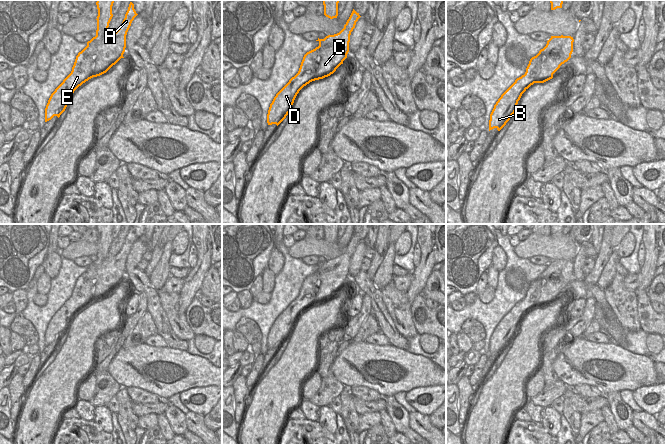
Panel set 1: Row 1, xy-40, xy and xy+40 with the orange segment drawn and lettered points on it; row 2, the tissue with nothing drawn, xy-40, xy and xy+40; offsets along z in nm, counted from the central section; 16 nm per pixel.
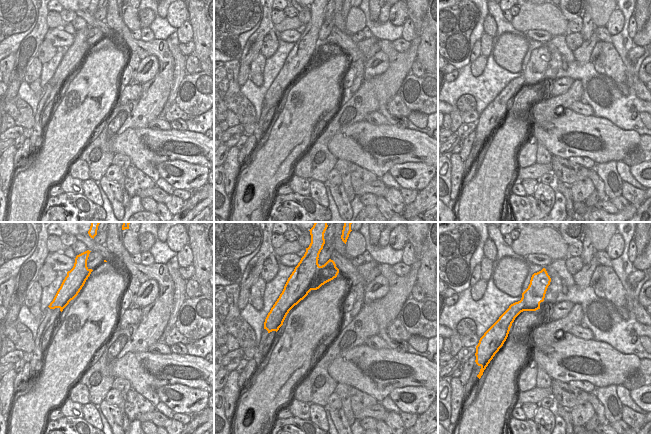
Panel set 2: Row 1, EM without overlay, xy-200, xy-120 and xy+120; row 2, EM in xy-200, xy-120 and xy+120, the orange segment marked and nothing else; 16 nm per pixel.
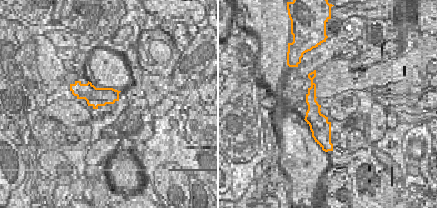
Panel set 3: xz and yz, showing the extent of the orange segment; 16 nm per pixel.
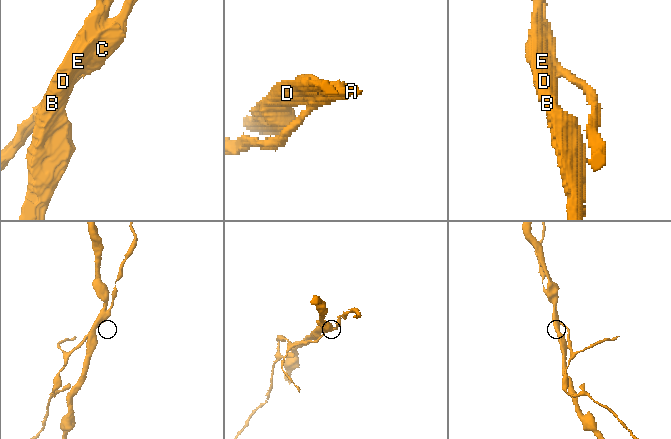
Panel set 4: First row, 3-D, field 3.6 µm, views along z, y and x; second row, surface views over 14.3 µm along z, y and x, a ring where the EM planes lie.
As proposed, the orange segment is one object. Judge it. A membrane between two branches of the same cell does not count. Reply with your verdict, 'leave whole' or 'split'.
split

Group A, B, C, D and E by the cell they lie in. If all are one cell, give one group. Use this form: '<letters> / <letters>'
A C / B D E

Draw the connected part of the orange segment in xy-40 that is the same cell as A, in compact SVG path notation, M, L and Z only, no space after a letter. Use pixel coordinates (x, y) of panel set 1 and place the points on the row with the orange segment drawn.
M130 2L125 18L119 29L112 34L107 34L101 40L100 46L98 47L99 54L95 60L95 68L92 71L92 78L106 73L121 58L124 58L126 35L132 21L137 15L134 4Z

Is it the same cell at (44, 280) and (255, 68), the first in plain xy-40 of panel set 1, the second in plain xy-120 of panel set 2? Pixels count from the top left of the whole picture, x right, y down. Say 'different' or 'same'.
same

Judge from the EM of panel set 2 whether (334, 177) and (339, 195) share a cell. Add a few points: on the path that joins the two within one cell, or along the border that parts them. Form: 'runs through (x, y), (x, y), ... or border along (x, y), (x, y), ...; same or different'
border along (329, 183), (341, 184); different

